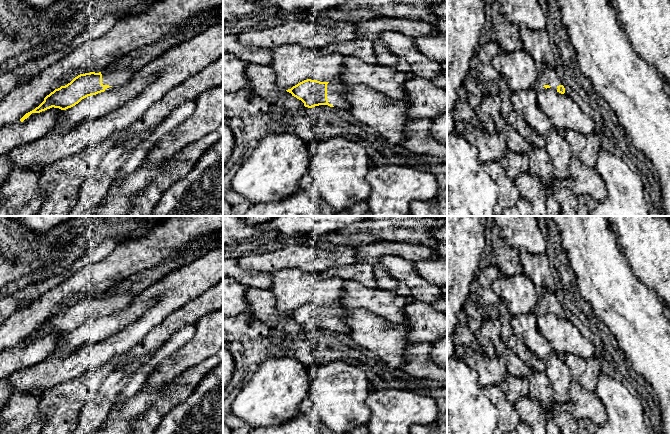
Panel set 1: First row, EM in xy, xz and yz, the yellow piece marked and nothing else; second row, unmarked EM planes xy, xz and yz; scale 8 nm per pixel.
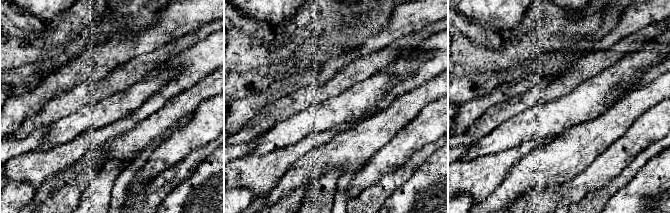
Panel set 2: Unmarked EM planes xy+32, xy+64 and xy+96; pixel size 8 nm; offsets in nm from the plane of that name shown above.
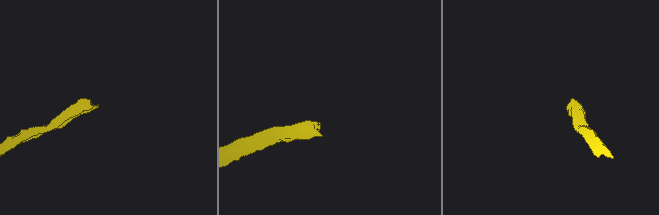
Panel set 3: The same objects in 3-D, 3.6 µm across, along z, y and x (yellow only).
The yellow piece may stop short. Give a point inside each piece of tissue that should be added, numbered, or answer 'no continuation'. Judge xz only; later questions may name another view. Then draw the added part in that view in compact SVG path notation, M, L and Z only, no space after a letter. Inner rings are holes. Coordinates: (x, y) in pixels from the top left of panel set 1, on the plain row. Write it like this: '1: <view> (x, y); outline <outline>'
1: xz (336, 313); outline M334 303L327 308L327 323L328 327L337 332L349 333L350 328L344 321L348 314L348 309L345 309L339 303Z

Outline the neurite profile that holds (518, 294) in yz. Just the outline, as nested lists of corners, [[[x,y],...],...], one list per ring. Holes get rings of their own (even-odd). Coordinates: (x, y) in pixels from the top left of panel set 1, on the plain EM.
[[[522,272],[510,277],[500,275],[492,289],[512,316],[533,312],[540,294],[532,280]]]

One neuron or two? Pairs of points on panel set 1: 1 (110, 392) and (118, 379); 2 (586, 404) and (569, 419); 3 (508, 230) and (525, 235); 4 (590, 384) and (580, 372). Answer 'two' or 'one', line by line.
1: one
2: two
3: one
4: one

